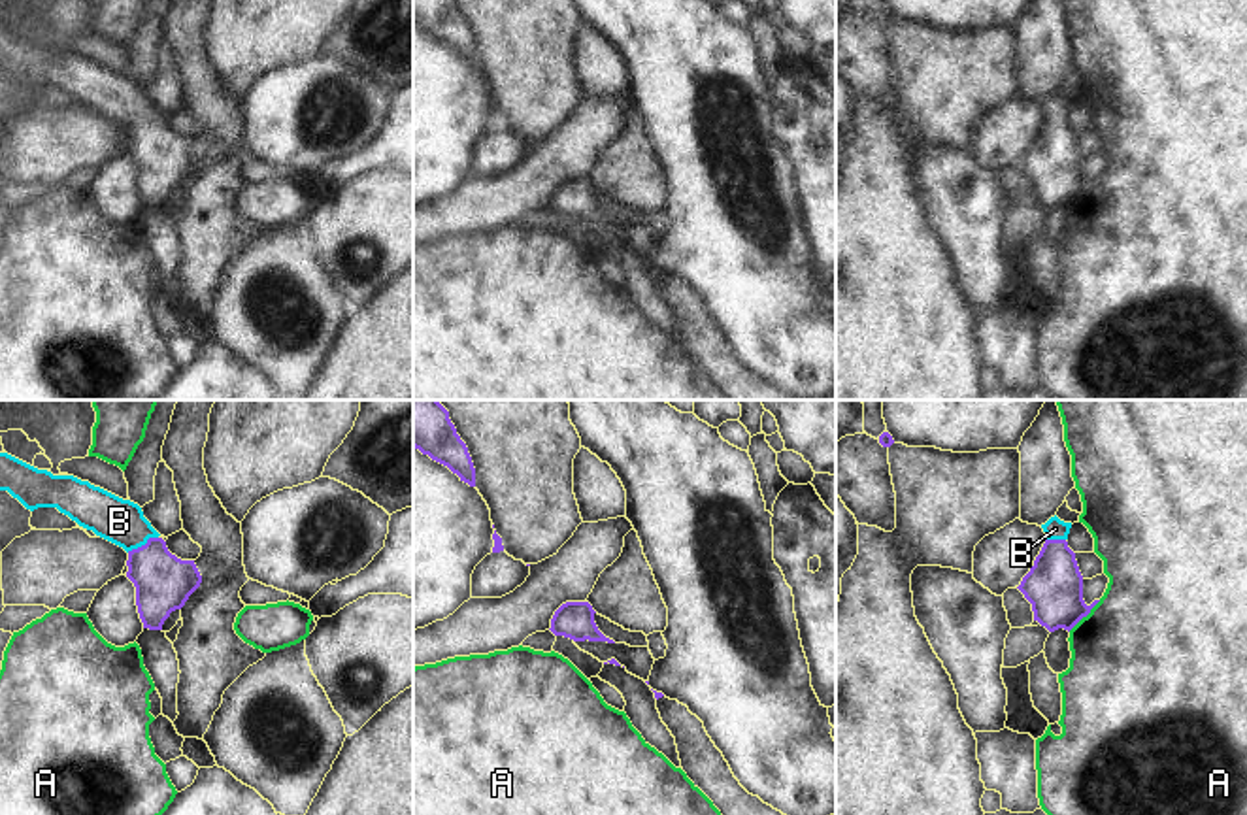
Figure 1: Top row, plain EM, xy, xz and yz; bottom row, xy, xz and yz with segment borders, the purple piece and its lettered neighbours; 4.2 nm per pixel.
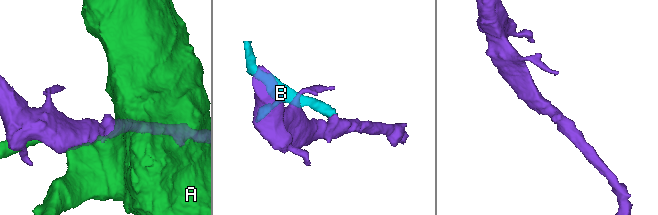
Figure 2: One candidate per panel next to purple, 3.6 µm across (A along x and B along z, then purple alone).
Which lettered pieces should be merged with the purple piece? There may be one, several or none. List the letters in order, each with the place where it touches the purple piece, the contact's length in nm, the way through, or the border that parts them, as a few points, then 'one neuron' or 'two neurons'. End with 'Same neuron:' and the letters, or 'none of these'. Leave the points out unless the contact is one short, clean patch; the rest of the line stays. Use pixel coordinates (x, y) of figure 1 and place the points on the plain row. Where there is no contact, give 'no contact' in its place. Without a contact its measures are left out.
A: contact yz (1083, 193); length 190 nm; two neurons
B: contact xy (142, 123); length 150 nm; way xy (163, 159), (151, 146), (142, 123), (119, 99); one neuron
Same neuron: B

